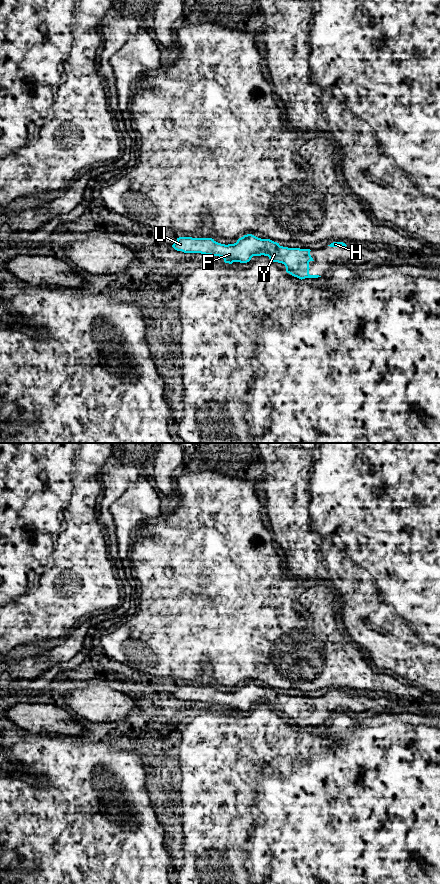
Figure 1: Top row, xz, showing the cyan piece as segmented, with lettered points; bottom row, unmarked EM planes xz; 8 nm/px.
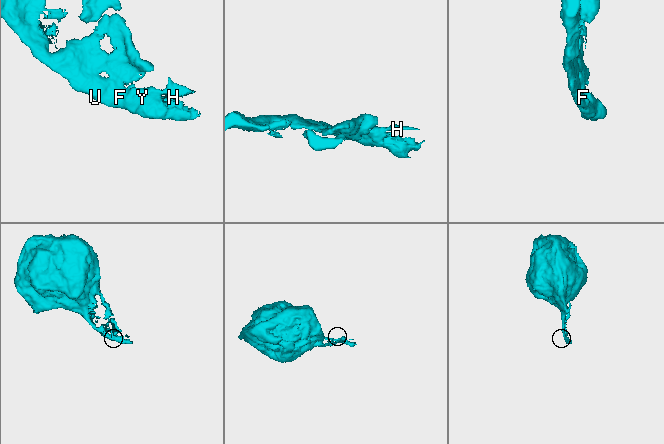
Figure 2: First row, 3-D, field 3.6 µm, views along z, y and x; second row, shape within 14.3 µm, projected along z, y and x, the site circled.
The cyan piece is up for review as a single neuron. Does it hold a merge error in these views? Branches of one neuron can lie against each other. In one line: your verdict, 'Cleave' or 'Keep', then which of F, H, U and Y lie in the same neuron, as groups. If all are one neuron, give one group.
Keep. Groups: F H U Y

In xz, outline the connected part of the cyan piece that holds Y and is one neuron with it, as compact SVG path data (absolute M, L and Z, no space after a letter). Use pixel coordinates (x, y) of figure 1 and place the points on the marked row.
M252 234L244 235L234 244L221 244L212 238L179 237L172 245L184 253L201 253L219 256L225 263L247 263L253 256L268 256L272 262L282 263L286 272L299 279L318 278L309 274L309 262L314 261L310 249L288 248L270 239L261 239Z

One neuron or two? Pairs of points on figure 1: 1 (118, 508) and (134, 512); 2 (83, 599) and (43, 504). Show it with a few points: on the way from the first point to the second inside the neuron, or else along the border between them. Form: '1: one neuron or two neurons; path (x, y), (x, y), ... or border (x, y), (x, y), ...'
1: one neuron; path (122, 510), (130, 511)
2: one neuron; path (78, 575), (78, 565), (55, 541), (55, 528)

